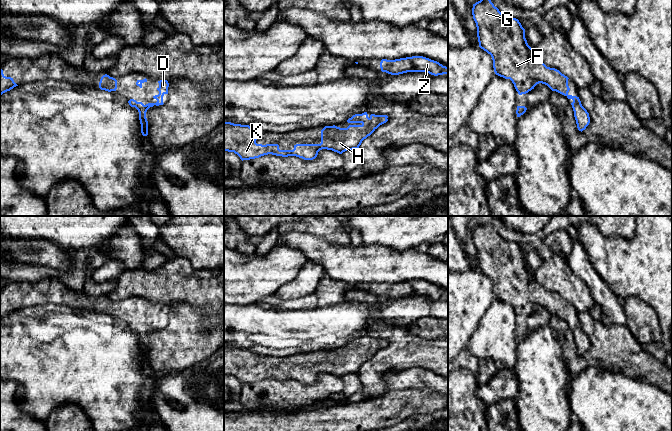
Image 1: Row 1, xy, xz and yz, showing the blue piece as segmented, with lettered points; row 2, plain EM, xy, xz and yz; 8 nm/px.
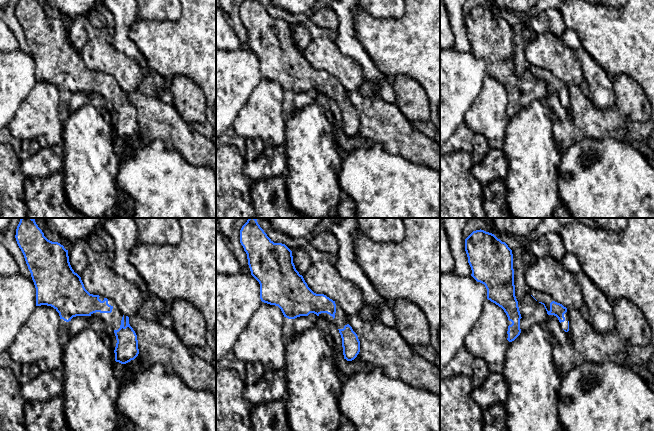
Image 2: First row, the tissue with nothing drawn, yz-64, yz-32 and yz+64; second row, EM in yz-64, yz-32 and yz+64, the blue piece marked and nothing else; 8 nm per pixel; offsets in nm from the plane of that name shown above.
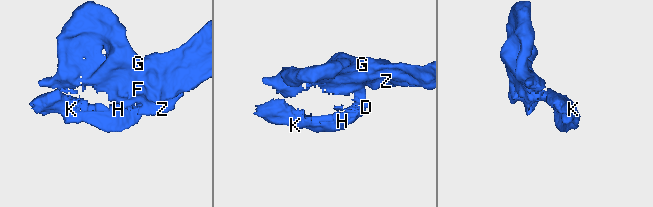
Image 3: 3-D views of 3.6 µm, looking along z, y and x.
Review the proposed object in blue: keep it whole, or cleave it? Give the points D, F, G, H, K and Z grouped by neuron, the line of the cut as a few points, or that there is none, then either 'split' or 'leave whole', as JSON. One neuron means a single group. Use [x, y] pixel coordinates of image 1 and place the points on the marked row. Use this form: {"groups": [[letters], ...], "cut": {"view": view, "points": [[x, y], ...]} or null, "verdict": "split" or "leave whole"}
{"groups": [["D", "F", "G", "H", "K", "Z"]], "cut": null, "verdict": "leave whole"}

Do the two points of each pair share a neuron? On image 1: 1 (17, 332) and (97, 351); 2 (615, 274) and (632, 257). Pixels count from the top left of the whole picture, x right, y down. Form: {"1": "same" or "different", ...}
{"1": "same", "2": "same"}

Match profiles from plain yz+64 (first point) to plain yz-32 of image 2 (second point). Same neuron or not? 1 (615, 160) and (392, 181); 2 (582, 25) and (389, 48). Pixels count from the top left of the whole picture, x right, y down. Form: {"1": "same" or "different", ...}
{"1": "same", "2": "same"}

